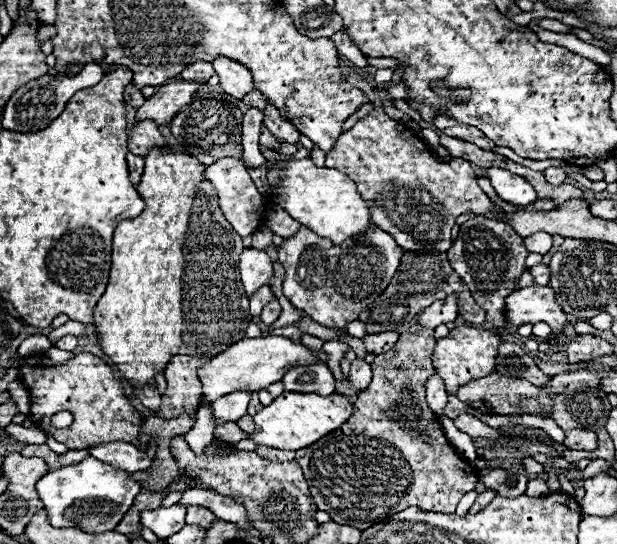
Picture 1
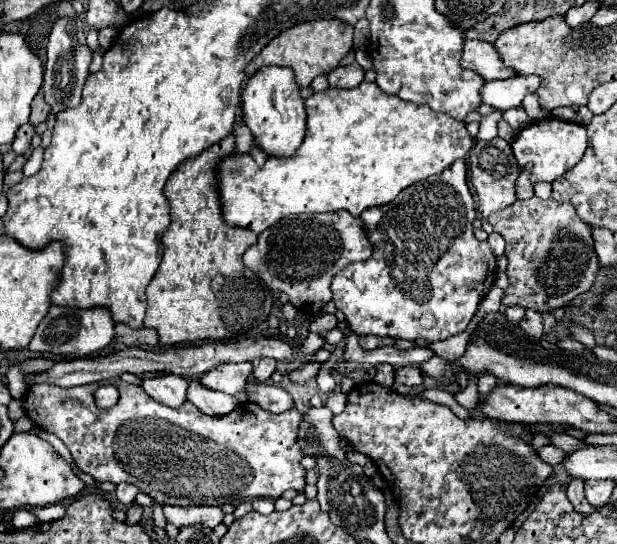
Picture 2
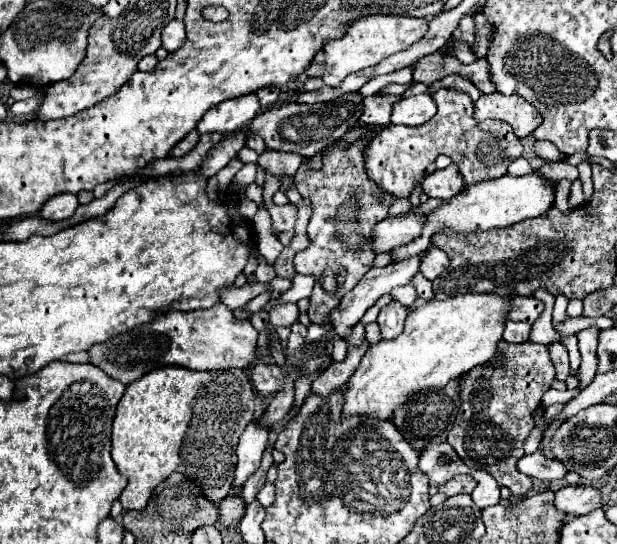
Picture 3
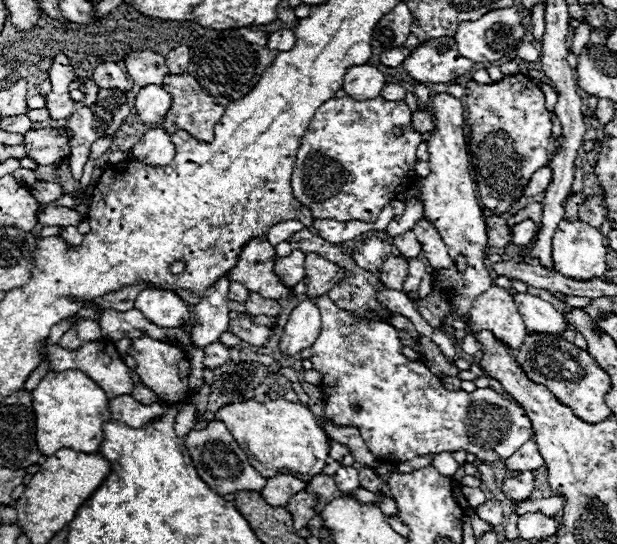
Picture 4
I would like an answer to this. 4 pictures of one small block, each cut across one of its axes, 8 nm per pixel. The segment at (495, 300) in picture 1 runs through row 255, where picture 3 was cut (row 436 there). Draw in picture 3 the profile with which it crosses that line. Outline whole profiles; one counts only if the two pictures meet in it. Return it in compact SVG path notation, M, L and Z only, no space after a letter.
M502 340L496 362L476 366L458 378L462 406L448 442L464 464L474 470L486 470L500 486L510 488L514 496L526 496L532 490L532 478L518 470L518 460L524 456L524 440L534 428L532 412L540 406L542 394L552 388L554 376L556 372L546 346Z

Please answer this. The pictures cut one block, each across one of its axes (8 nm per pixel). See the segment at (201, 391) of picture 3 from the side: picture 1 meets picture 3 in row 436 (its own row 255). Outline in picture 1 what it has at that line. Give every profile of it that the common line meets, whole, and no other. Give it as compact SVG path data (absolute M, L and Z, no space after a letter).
M152 150L146 156L146 168L136 186L146 208L138 218L120 222L114 230L110 280L94 308L92 324L102 352L110 356L120 378L130 382L132 392L142 386L156 386L156 376L164 372L168 360L176 354L212 358L224 352L244 338L244 330L252 322L238 268L238 258L244 250L242 238L222 216L216 190L204 178L204 168L190 154Z

